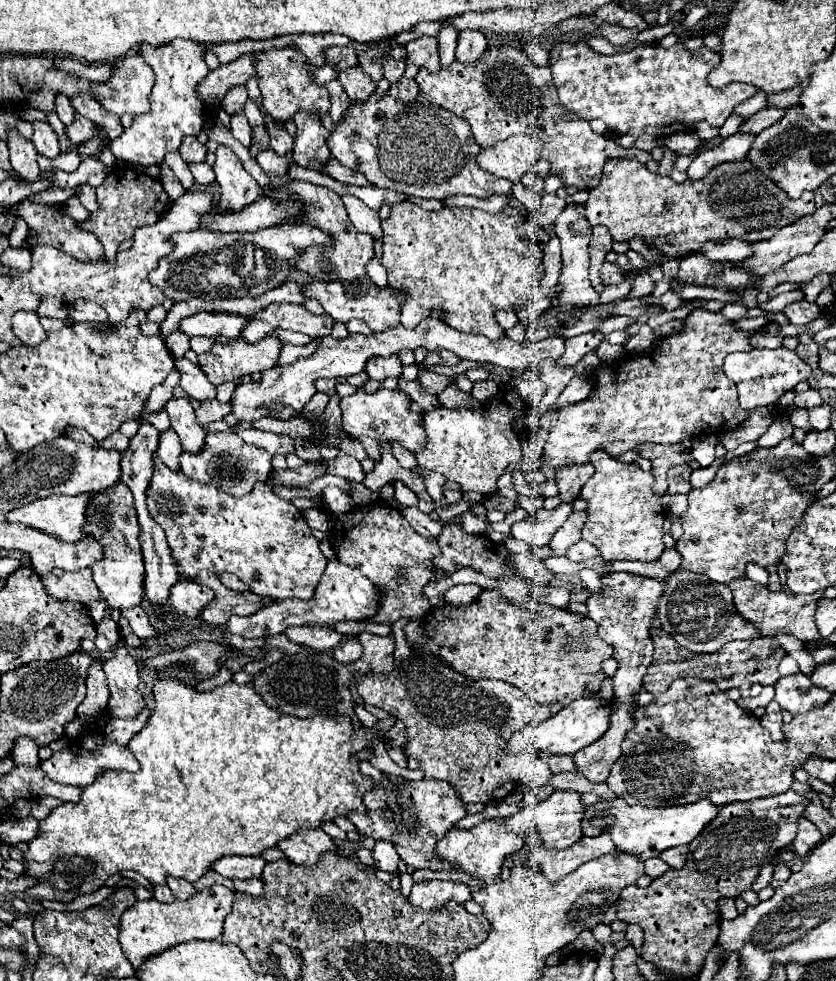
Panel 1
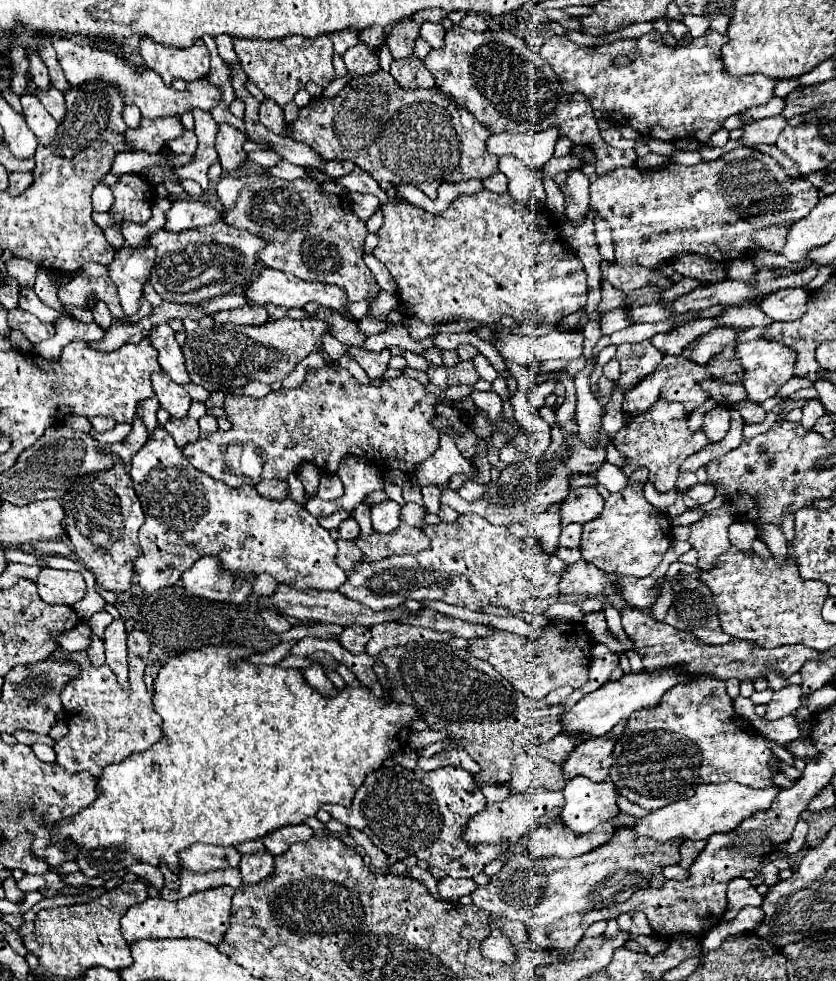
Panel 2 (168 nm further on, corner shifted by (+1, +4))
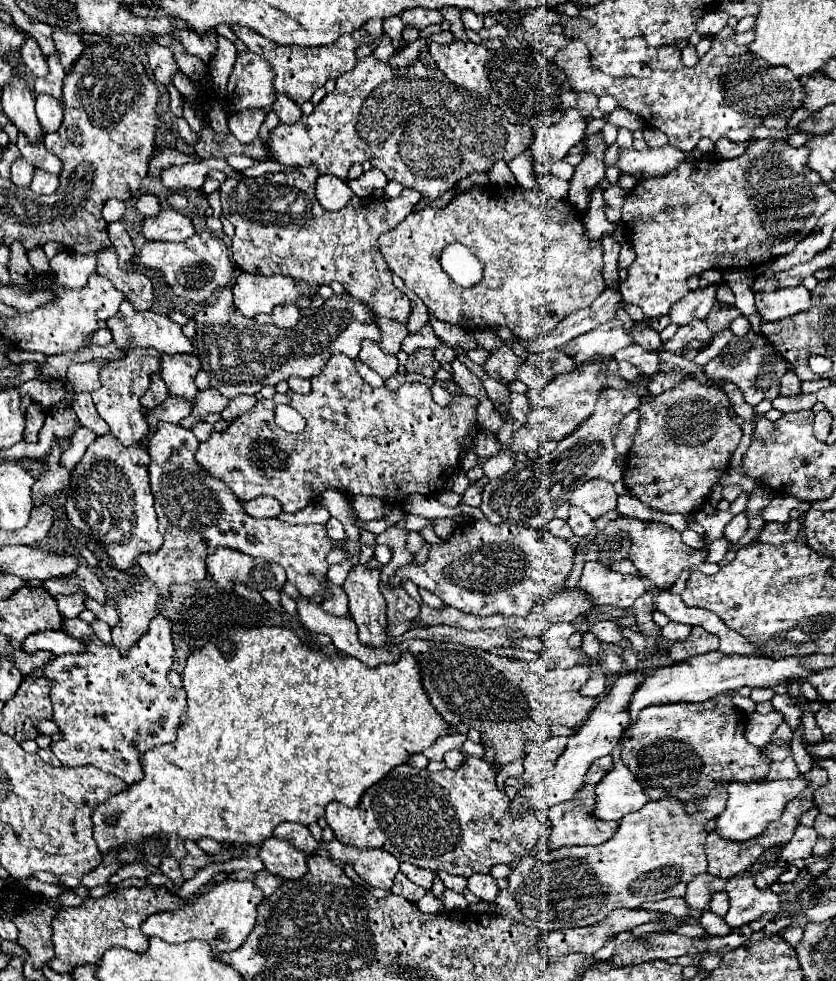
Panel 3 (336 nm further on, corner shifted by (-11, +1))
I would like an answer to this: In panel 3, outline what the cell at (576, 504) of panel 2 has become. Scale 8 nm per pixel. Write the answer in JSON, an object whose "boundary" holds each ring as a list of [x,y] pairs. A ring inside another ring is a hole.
{"boundary":[[[592,479],[590,483],[580,485],[572,497],[570,505],[580,507],[584,513],[588,513],[592,519],[598,519],[610,511],[616,509],[616,493],[614,487],[608,481]]]}

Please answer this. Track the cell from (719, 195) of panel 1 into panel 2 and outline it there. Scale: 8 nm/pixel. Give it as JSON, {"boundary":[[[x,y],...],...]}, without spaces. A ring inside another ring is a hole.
{"boundary":[[[736,148],[716,160],[698,162],[694,166],[668,162],[656,170],[640,170],[636,166],[618,168],[606,176],[598,176],[598,180],[590,184],[590,198],[590,206],[596,208],[598,216],[612,226],[616,246],[614,262],[624,266],[638,264],[648,270],[656,270],[684,252],[718,262],[742,258],[758,248],[780,252],[788,236],[788,228],[796,220],[808,216],[820,200],[818,188],[806,178],[790,178],[772,156],[752,148]]]}

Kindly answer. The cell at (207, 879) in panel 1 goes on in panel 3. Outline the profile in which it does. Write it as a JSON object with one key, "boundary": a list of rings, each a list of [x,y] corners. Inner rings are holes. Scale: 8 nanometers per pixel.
{"boundary":[[[258,871],[254,873],[254,885],[268,897],[276,887],[280,887],[282,879],[276,879],[274,875],[268,875],[268,871]]]}

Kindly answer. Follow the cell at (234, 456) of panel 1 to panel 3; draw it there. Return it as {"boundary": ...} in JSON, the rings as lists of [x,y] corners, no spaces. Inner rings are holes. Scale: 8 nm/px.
{"boundary":[[[332,355],[332,357],[328,359],[328,363],[324,365],[324,369],[322,369],[316,377],[312,377],[312,393],[310,393],[308,397],[306,397],[306,395],[296,395],[294,391],[290,391],[290,393],[286,393],[286,395],[278,395],[278,393],[276,393],[272,399],[264,399],[264,401],[256,403],[250,411],[246,411],[244,415],[236,417],[224,433],[214,431],[208,441],[200,443],[200,447],[198,447],[198,463],[200,463],[210,475],[214,475],[216,479],[224,481],[224,483],[234,491],[234,495],[236,495],[238,499],[250,501],[250,499],[260,497],[260,495],[272,495],[272,497],[276,497],[276,499],[282,503],[282,507],[284,507],[286,513],[294,513],[294,511],[306,507],[308,503],[312,503],[314,499],[318,499],[320,493],[322,493],[324,489],[328,489],[328,487],[334,487],[334,489],[338,489],[338,491],[342,491],[342,493],[346,493],[346,495],[370,495],[370,497],[380,497],[380,499],[384,499],[384,501],[388,501],[388,503],[398,503],[398,501],[402,501],[402,499],[408,497],[408,495],[416,495],[416,493],[420,493],[420,495],[432,495],[432,493],[438,493],[438,491],[442,491],[442,489],[446,487],[448,479],[450,479],[452,473],[458,469],[458,451],[460,451],[458,439],[464,437],[464,435],[470,431],[472,425],[476,425],[476,403],[478,403],[478,399],[468,397],[468,395],[460,395],[460,397],[454,397],[454,401],[452,401],[450,405],[440,407],[438,403],[434,403],[432,391],[430,391],[430,387],[426,387],[424,383],[404,383],[404,385],[402,385],[400,389],[396,389],[396,391],[388,391],[386,387],[370,387],[370,385],[358,375],[358,371],[354,369],[354,361],[352,361],[352,359],[348,359],[346,355]],[[278,403],[286,403],[286,405],[294,407],[296,411],[300,411],[300,415],[306,419],[306,429],[304,429],[302,433],[286,433],[284,429],[280,429],[280,427],[274,423],[274,407],[276,407]]]}

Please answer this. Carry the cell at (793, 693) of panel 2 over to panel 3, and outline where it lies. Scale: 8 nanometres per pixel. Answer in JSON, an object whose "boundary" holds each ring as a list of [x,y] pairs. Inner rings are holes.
{"boundary":[[[772,711],[768,715],[752,713],[748,715],[748,721],[746,721],[746,739],[752,745],[764,747],[770,743],[772,733],[780,727],[782,721],[784,721],[784,715],[780,711]]]}

